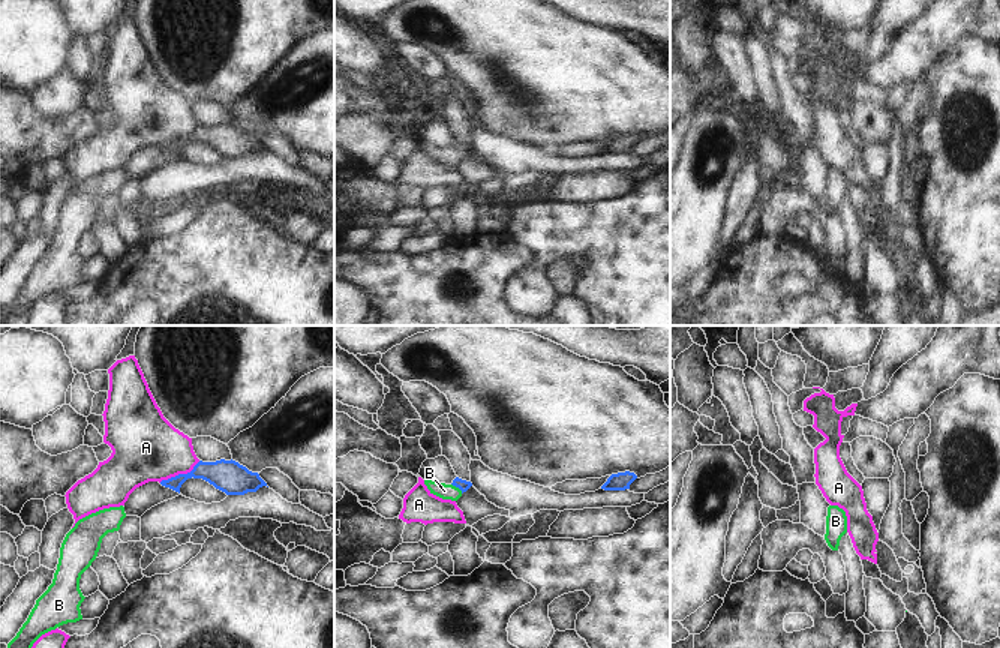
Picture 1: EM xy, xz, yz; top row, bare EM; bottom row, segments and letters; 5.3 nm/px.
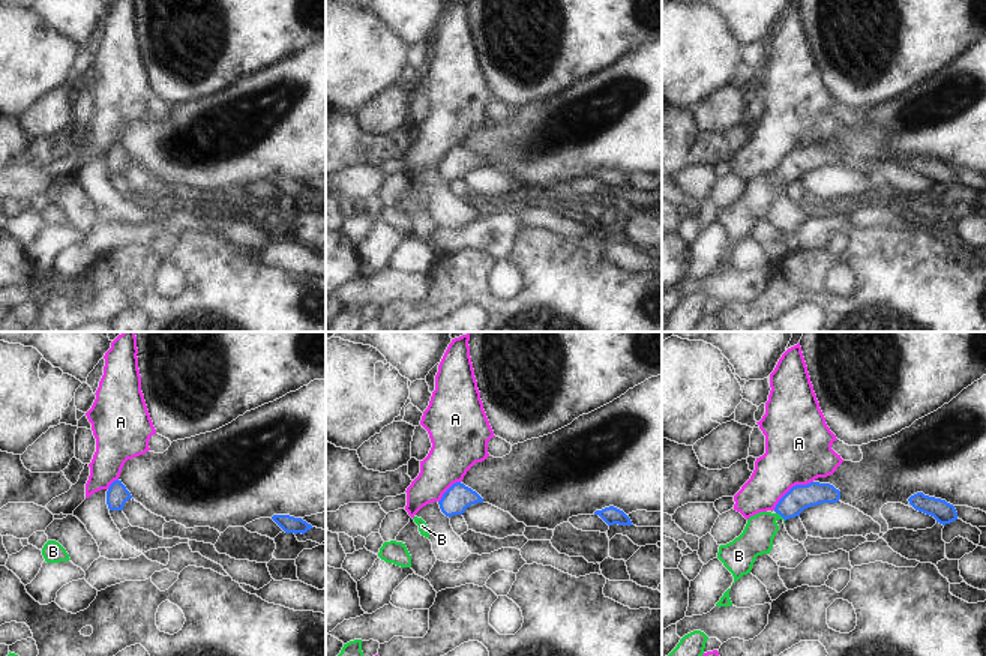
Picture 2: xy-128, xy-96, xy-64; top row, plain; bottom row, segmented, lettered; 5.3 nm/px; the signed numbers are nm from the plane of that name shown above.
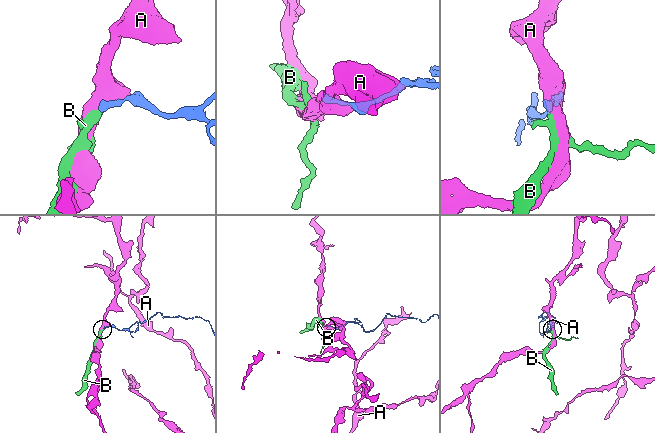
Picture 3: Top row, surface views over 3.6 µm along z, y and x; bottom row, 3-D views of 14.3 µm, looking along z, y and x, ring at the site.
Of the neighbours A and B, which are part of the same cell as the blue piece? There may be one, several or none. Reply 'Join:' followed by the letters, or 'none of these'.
Join: B

